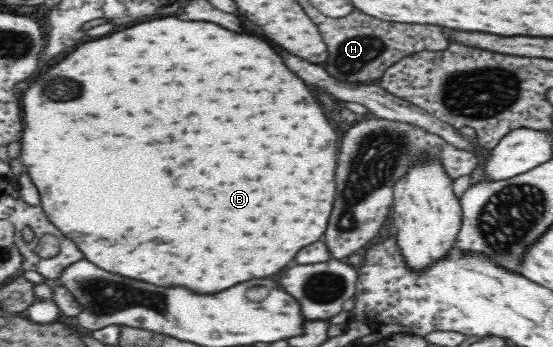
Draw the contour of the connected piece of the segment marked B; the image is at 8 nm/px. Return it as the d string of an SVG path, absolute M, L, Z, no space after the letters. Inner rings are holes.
M180 18L142 22L106 38L80 44L64 60L38 74L34 82L30 81L23 91L22 102L26 116L23 114L25 128L18 138L20 161L39 190L41 207L48 220L78 245L84 258L108 272L118 272L164 288L186 286L198 294L212 294L250 278L280 274L302 246L320 240L326 230L332 212L332 198L336 196L336 134L304 80L288 70L284 60L264 40L230 32L214 22L190 22Z

